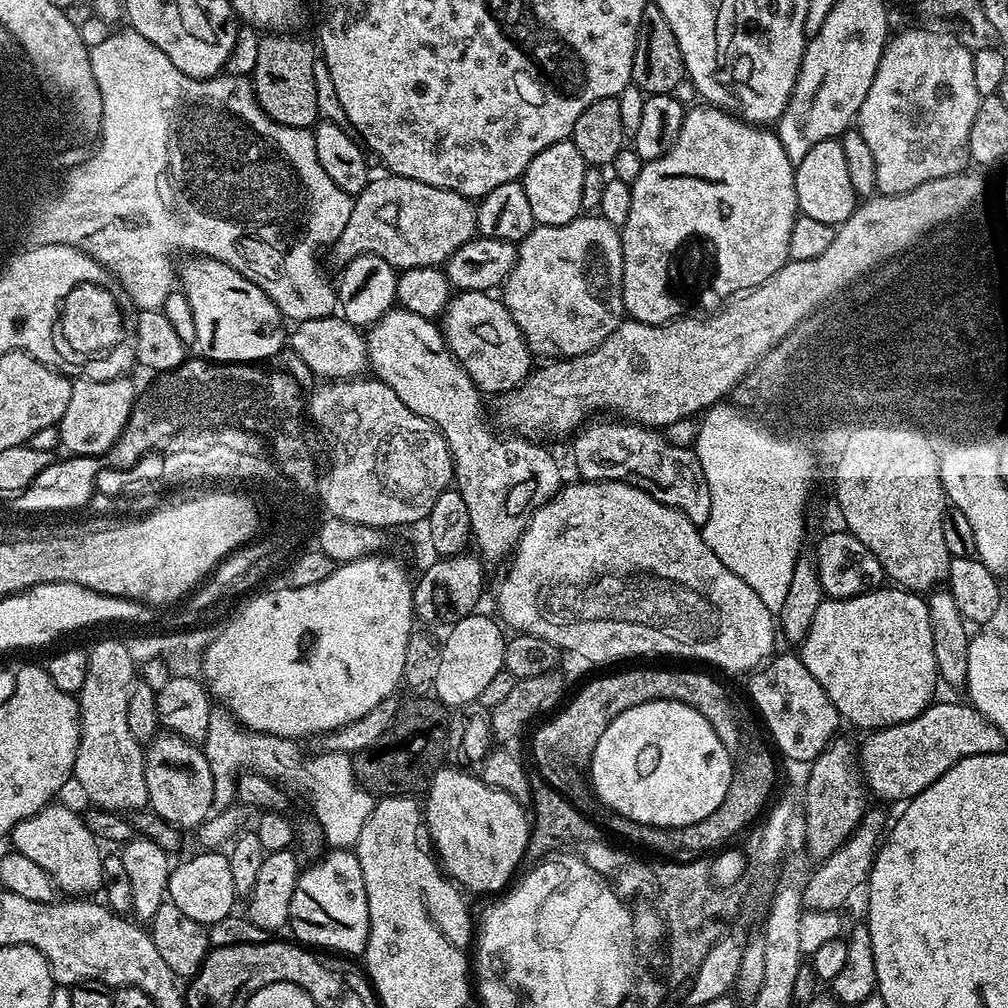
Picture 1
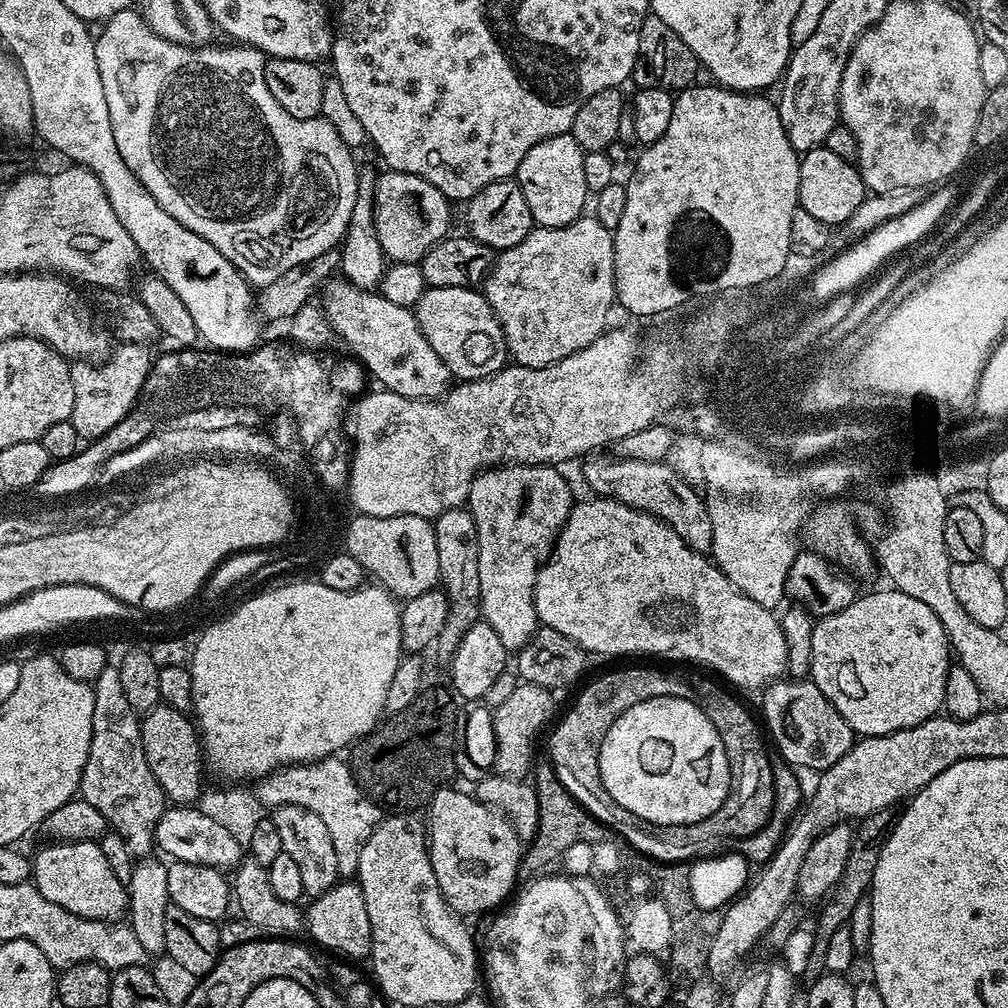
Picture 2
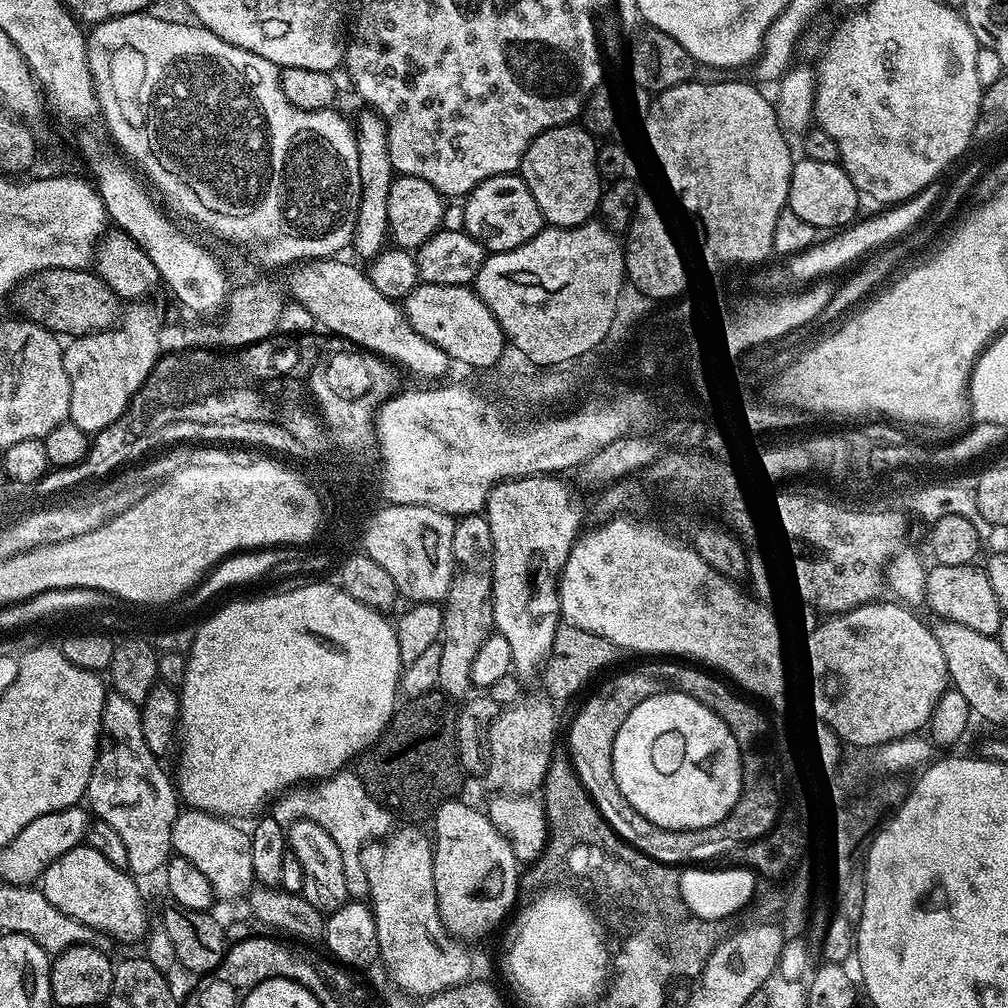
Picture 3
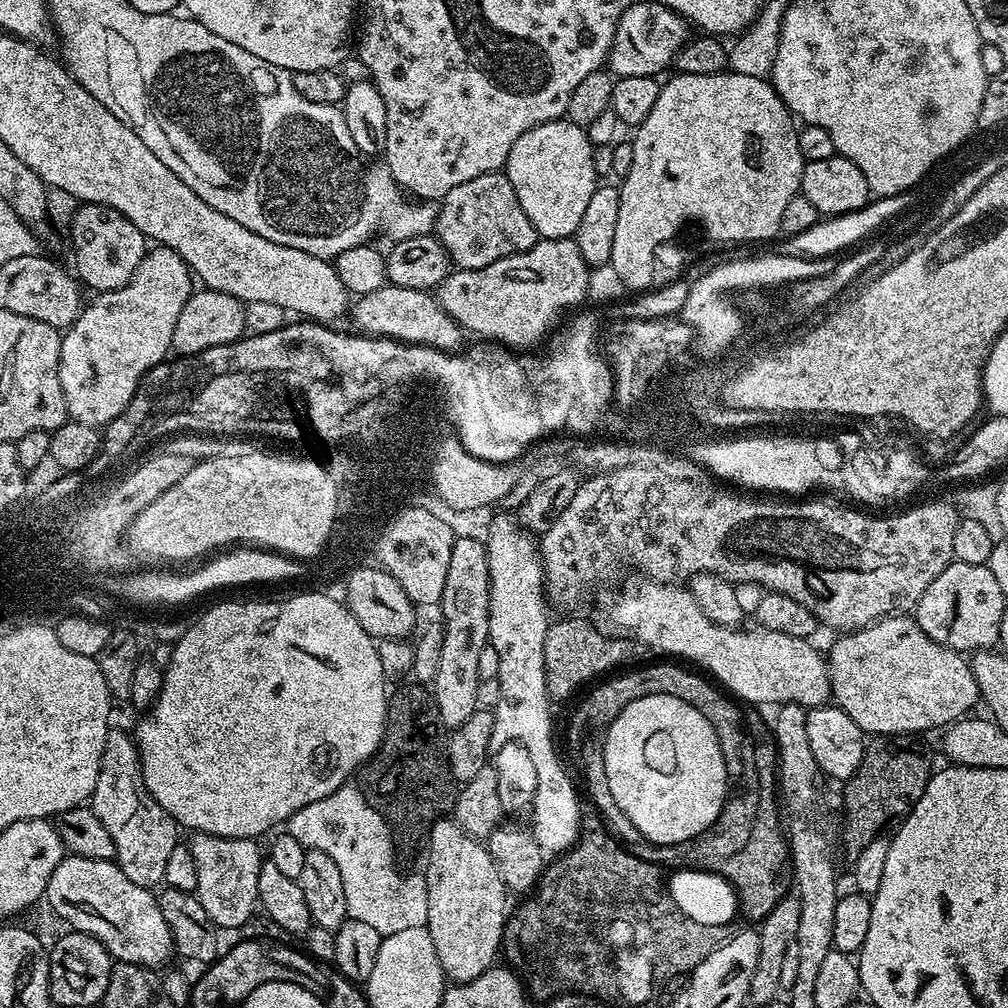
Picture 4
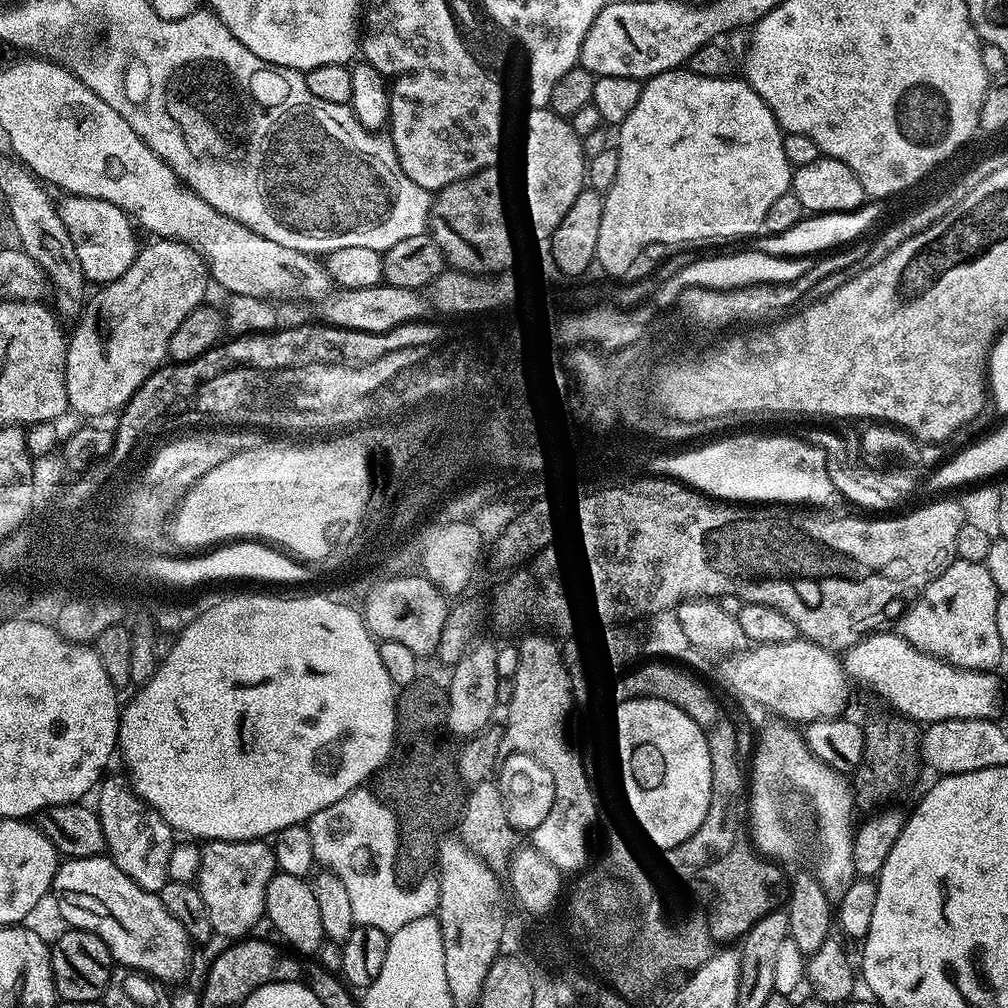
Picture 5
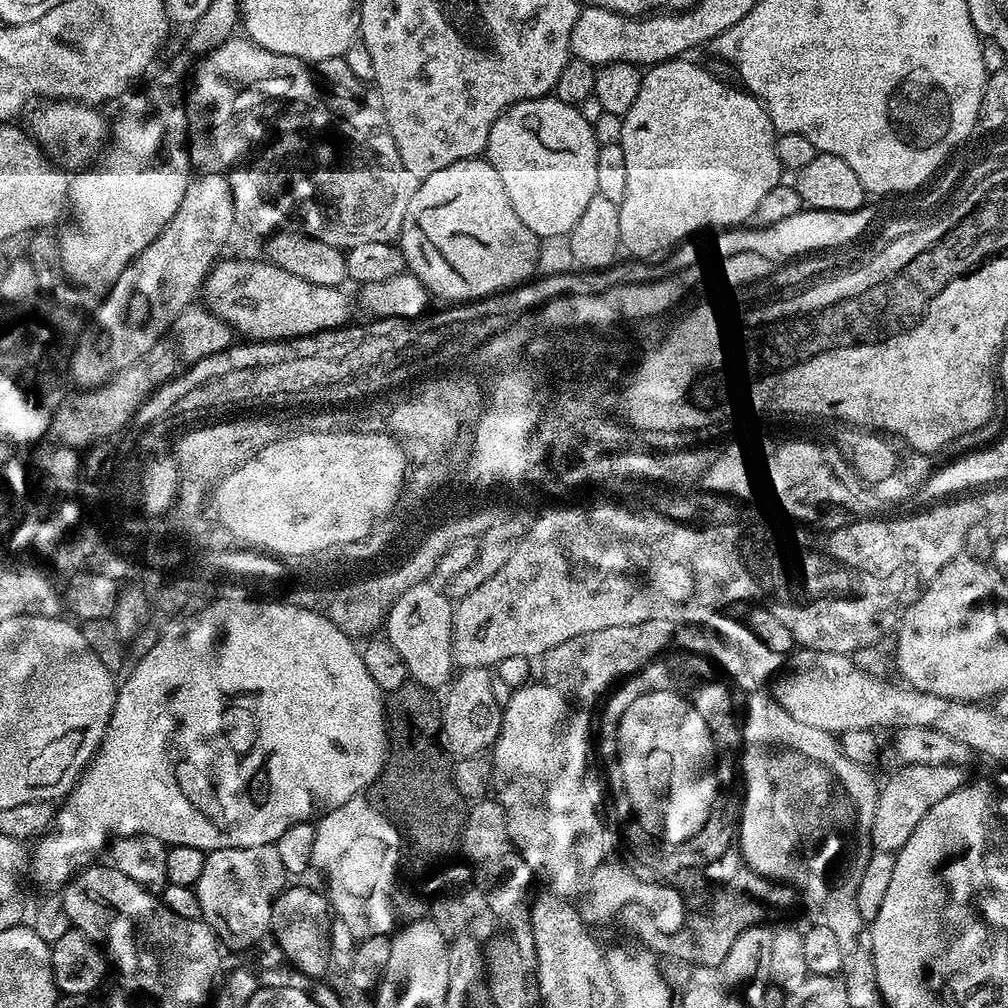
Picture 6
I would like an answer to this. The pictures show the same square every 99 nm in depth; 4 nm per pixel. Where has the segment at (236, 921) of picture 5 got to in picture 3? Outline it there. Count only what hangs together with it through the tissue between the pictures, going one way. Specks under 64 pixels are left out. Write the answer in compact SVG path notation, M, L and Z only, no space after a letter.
M184 810L177 815L172 827L172 851L177 856L194 862L202 875L210 882L212 895L217 901L242 901L252 892L256 875L250 854L251 835L239 828L239 823L208 812Z

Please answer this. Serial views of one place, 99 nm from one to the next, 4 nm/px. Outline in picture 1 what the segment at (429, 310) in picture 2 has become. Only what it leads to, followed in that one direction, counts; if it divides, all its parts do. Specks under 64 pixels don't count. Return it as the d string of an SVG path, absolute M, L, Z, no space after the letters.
M457 291L449 299L447 308L442 313L442 331L448 349L452 351L452 357L463 366L466 374L470 377L481 393L501 392L507 394L513 388L519 388L528 379L534 368L534 357L528 350L528 344L524 336L518 330L514 318L506 310L503 299L486 292L462 292Z

